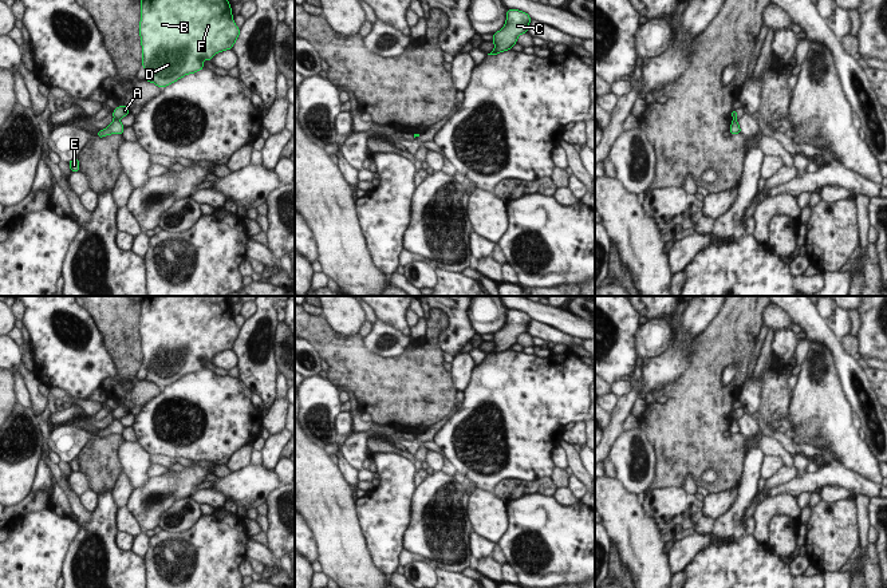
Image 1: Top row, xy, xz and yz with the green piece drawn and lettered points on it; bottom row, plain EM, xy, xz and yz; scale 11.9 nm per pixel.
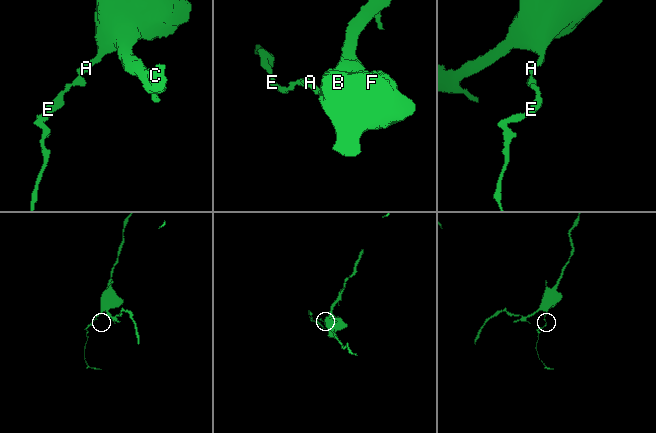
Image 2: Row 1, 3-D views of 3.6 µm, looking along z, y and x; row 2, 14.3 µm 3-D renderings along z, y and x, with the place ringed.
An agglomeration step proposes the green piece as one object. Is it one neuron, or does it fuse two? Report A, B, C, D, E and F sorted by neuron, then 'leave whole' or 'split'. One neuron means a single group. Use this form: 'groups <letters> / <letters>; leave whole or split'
groups A B C D F / E; split

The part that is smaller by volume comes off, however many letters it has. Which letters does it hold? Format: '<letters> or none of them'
E

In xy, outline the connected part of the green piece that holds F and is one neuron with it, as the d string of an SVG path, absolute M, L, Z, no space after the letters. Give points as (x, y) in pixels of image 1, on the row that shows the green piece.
M141 0L139 35L146 80L166 87L204 70L202 62L232 50L240 35L228 0Z

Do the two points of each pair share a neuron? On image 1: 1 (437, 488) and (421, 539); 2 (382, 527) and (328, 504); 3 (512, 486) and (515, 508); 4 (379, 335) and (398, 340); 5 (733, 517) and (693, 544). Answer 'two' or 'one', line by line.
1: one
2: two
3: two
4: one
5: two

